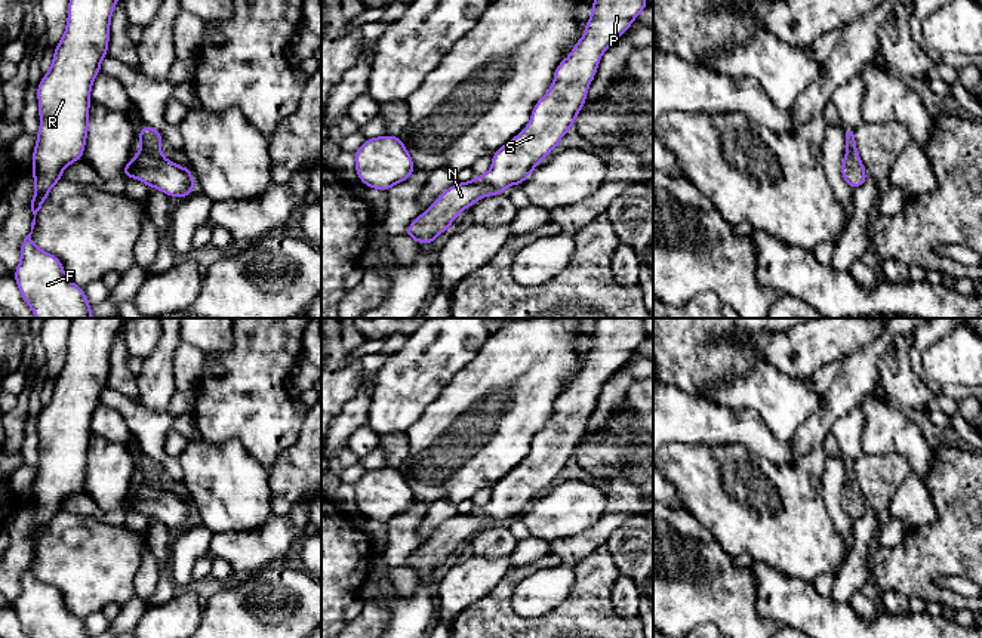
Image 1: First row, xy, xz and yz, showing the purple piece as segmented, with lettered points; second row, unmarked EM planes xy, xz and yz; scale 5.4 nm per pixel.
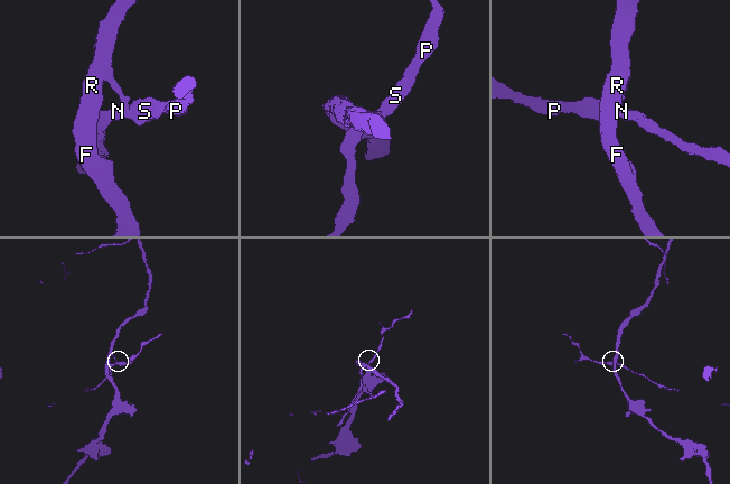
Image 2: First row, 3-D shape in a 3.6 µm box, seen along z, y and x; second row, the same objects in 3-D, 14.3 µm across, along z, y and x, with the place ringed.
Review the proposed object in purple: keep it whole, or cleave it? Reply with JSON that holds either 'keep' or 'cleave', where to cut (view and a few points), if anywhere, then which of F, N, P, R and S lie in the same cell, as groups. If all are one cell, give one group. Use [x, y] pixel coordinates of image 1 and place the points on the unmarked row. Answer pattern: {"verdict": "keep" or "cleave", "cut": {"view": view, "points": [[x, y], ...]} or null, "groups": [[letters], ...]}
{"verdict": "cleave", "cut": {"view": "xz", "points": [[496, 521], [480, 515], [477, 530]]}, "groups": [["F", "R"], ["N", "P", "S"]]}

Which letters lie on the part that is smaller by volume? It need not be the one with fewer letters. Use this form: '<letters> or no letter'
N, P, S

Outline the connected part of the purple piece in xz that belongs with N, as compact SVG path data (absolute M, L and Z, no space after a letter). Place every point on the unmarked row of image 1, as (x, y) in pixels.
M598 318L584 367L557 397L554 413L535 435L529 456L492 487L492 499L484 506L447 520L406 560L404 567L432 577L462 542L478 533L480 515L492 521L521 517L575 457L603 385L646 339L644 318Z

